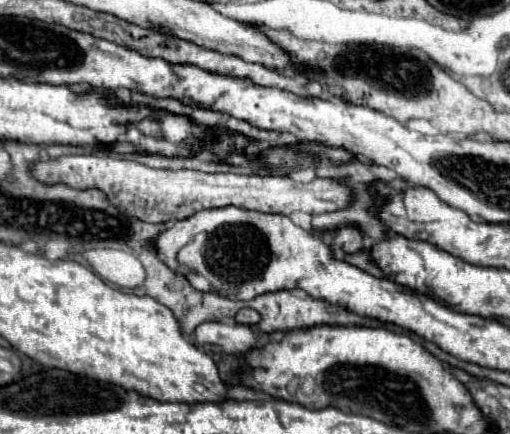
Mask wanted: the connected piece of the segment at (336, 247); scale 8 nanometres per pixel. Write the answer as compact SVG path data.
M343 227L335 235L325 237L323 241L327 241L327 245L333 251L333 255L337 251L357 253L357 251L363 249L363 235L361 235L361 231L357 227Z

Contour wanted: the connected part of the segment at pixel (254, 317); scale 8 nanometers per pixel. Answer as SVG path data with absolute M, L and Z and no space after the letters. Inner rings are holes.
M241 309L235 315L235 321L241 325L255 325L255 323L259 323L259 313L255 313L255 309Z

